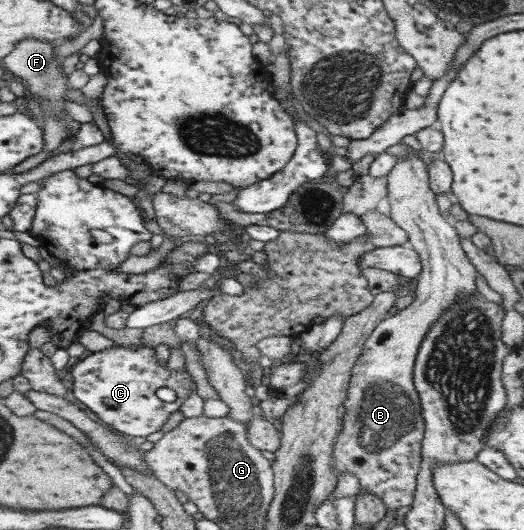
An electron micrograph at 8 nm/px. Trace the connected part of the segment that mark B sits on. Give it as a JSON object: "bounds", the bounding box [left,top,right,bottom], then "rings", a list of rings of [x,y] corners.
{"bounds":[334,155,481,510],"rings":[[[407,155],[402,160],[399,159],[399,161],[397,161],[397,165],[393,167],[388,176],[389,185],[387,185],[387,187],[389,188],[389,193],[387,195],[387,199],[390,205],[390,217],[408,234],[409,245],[411,245],[411,247],[421,257],[423,271],[421,272],[421,275],[418,275],[416,278],[417,289],[415,291],[416,296],[413,303],[405,309],[397,311],[396,314],[393,314],[383,320],[375,328],[374,334],[367,339],[366,349],[363,350],[363,355],[362,358],[359,359],[358,365],[354,367],[354,378],[351,379],[351,387],[350,390],[347,391],[349,392],[349,395],[347,395],[346,401],[346,418],[345,421],[343,421],[344,426],[342,435],[339,436],[339,442],[334,448],[334,457],[337,461],[336,475],[341,474],[341,472],[350,472],[353,473],[359,480],[358,495],[360,495],[360,493],[364,493],[364,491],[370,491],[370,493],[374,493],[374,495],[381,497],[383,502],[386,503],[388,509],[396,508],[397,510],[400,507],[408,505],[413,506],[416,492],[419,487],[419,473],[422,471],[422,444],[425,440],[427,426],[422,412],[422,399],[419,397],[418,388],[414,382],[414,367],[416,366],[419,350],[422,349],[422,343],[423,341],[426,341],[427,335],[431,333],[431,326],[435,325],[435,322],[439,321],[439,318],[443,317],[443,312],[445,312],[449,306],[453,306],[453,303],[455,302],[461,302],[461,298],[465,298],[467,294],[477,294],[477,277],[479,277],[481,273],[479,273],[479,270],[475,267],[475,265],[473,265],[473,263],[471,263],[471,259],[469,259],[467,252],[463,249],[460,237],[457,235],[457,229],[453,226],[453,221],[450,218],[443,217],[443,213],[441,213],[441,209],[439,209],[439,205],[437,205],[437,199],[435,196],[436,193],[434,192],[434,188],[430,185],[429,165],[425,163],[425,161],[422,161],[421,157],[418,158],[417,155]]]}

